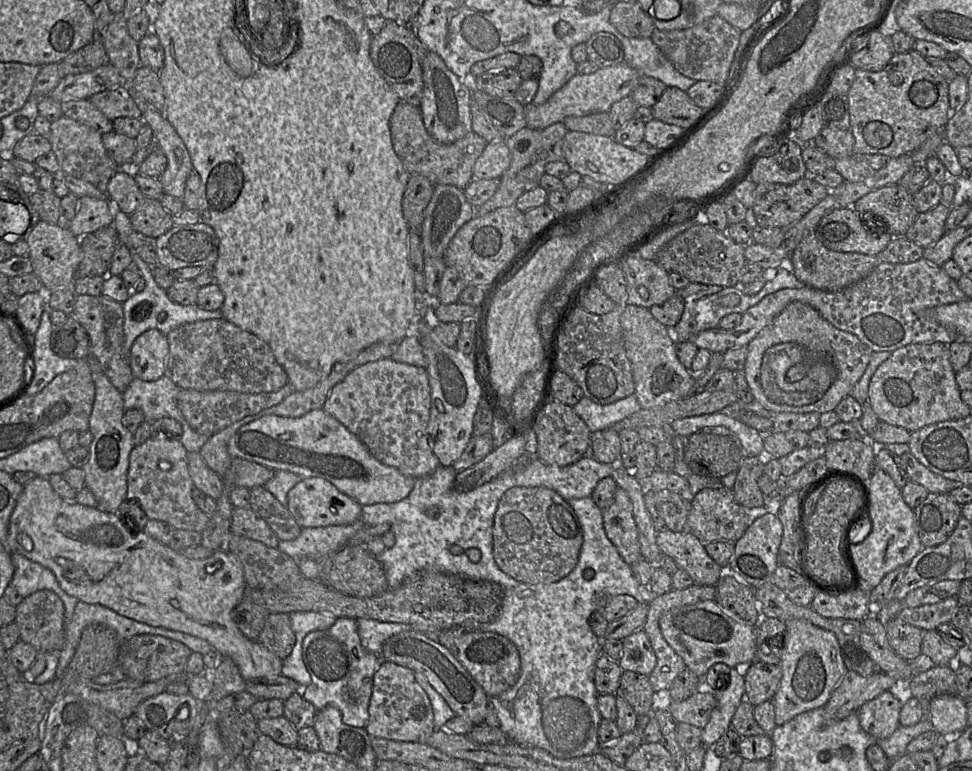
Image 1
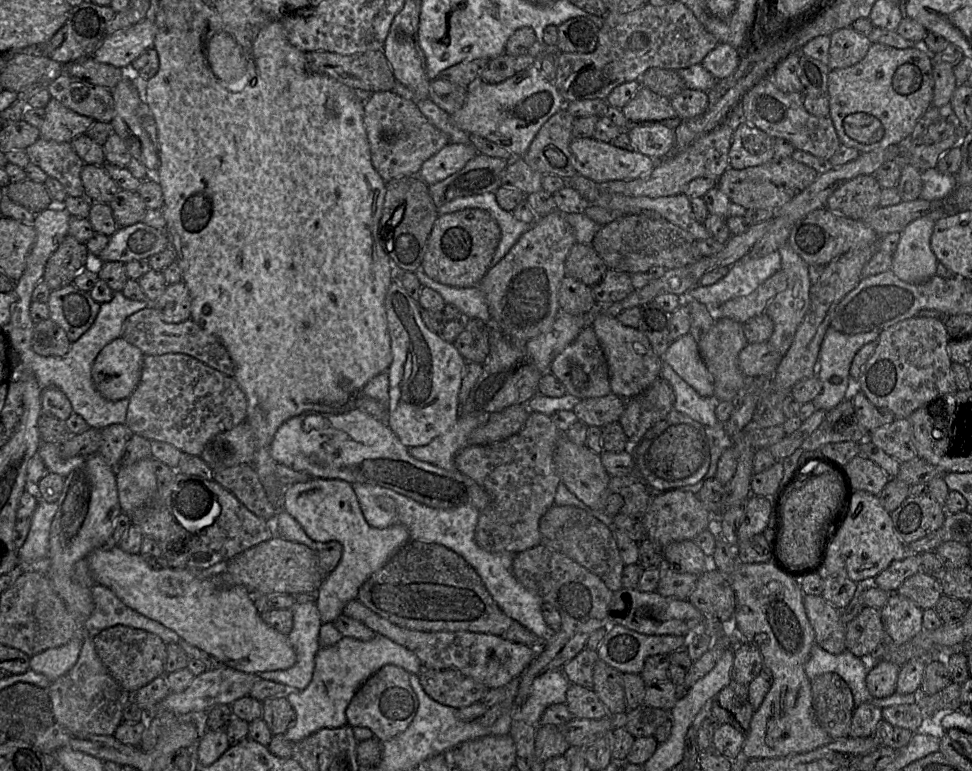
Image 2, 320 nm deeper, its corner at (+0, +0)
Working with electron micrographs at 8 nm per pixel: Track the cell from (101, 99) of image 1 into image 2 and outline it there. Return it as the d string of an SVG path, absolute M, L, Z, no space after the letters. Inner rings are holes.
M58 74L50 75L47 90L52 99L96 122L110 123L114 117L114 99L111 89L92 85L65 74Z

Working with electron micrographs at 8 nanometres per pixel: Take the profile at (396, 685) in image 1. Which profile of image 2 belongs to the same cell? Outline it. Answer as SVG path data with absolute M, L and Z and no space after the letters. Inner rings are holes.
M386 664L372 674L357 690L346 709L347 724L369 728L380 741L402 733L412 722L418 699L410 684L410 673L394 664Z

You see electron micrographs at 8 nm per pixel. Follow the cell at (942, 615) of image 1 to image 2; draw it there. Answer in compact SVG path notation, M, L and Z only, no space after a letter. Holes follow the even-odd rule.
M923 571L907 578L897 592L914 601L922 610L934 608L943 595L939 581Z

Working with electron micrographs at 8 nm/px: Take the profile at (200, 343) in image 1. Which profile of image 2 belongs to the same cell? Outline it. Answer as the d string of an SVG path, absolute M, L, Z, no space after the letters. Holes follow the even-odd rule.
M146 307L125 319L121 328L121 337L137 346L144 355L183 353L229 377L233 377L235 374L234 363L221 340L190 318L180 323L167 323L161 319L156 309Z

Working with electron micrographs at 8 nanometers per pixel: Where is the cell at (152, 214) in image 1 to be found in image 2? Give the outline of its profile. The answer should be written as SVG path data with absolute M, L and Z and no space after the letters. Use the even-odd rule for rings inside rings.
M120 190L109 203L119 228L142 222L147 207L136 191Z

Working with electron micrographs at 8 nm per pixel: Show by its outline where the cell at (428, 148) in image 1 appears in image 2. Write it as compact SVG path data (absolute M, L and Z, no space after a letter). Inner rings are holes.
M393 91L368 94L364 103L364 126L372 165L385 182L403 176L418 176L423 163L450 143L448 136L427 119L413 100Z

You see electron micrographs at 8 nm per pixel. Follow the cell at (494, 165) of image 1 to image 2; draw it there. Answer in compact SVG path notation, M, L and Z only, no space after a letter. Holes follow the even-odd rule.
M448 143L423 163L418 176L428 186L435 184L461 170L477 154L478 151L470 143Z

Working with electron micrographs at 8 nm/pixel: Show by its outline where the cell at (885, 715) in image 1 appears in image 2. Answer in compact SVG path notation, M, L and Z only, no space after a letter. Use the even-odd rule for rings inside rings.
M879 659L869 662L869 670L866 676L866 687L875 698L885 698L896 692L896 683L900 666Z

